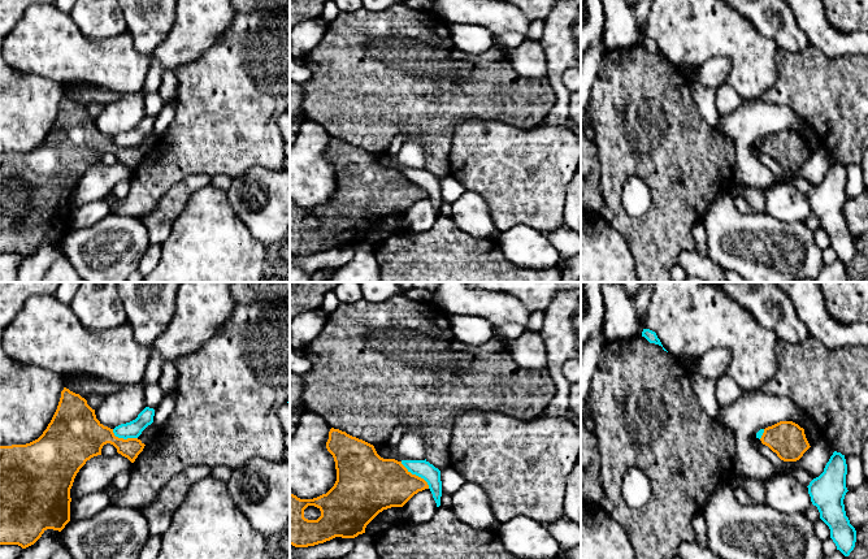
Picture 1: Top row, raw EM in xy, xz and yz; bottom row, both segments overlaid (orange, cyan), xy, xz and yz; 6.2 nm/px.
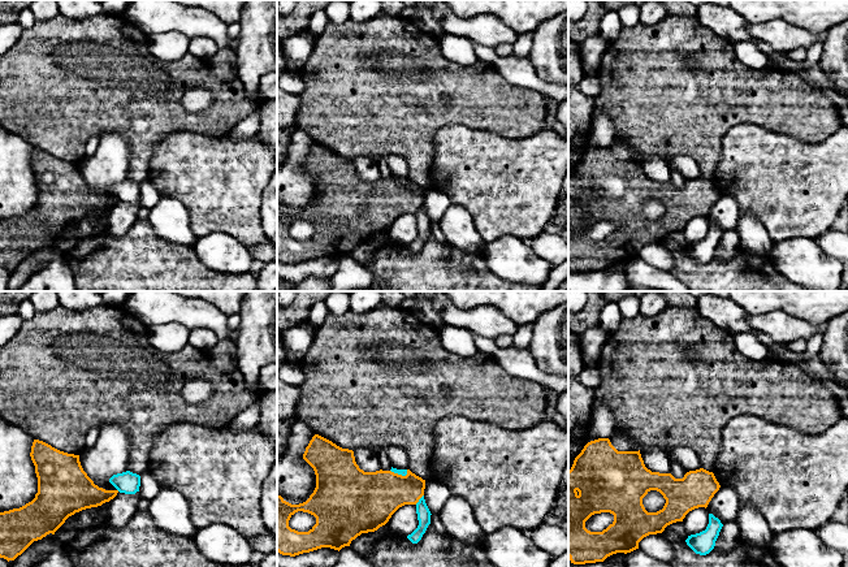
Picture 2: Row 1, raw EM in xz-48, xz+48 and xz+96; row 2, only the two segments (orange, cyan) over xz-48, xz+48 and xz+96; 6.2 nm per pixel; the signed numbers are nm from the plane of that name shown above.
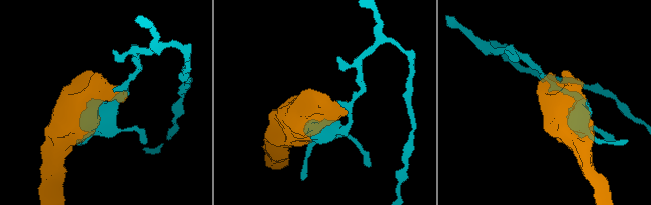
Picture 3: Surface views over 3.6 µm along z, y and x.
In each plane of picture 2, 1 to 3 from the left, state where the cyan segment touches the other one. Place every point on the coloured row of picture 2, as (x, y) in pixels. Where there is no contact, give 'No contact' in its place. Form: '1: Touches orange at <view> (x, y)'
1: No contact
2: Touches orange at xz+48 (419, 498)
3: No contact

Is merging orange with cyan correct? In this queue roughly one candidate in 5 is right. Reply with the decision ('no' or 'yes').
no

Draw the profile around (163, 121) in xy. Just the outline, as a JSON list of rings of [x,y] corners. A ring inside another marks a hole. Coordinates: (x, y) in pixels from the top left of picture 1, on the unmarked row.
[[[166,101],[162,105],[160,114],[155,118],[153,133],[159,139],[174,120],[177,104],[174,101]]]

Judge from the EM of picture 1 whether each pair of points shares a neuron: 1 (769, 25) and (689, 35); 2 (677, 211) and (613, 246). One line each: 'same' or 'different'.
1: different
2: different

